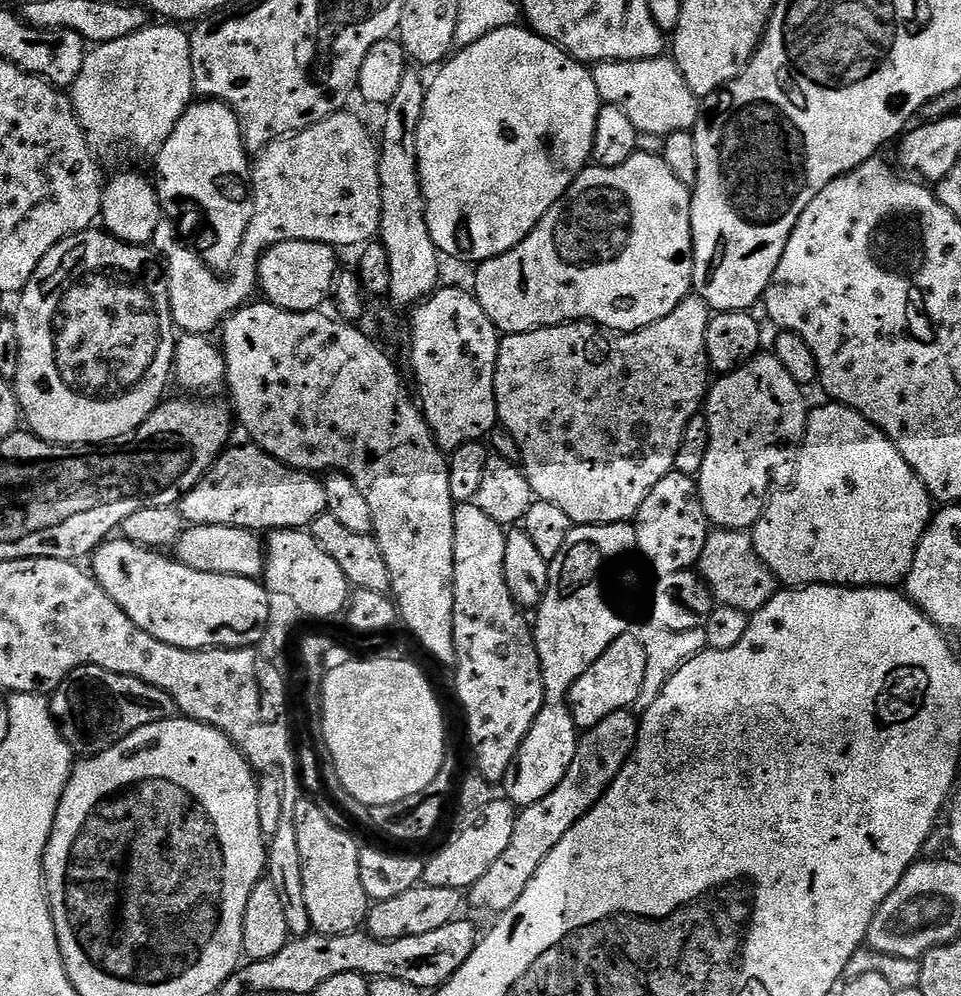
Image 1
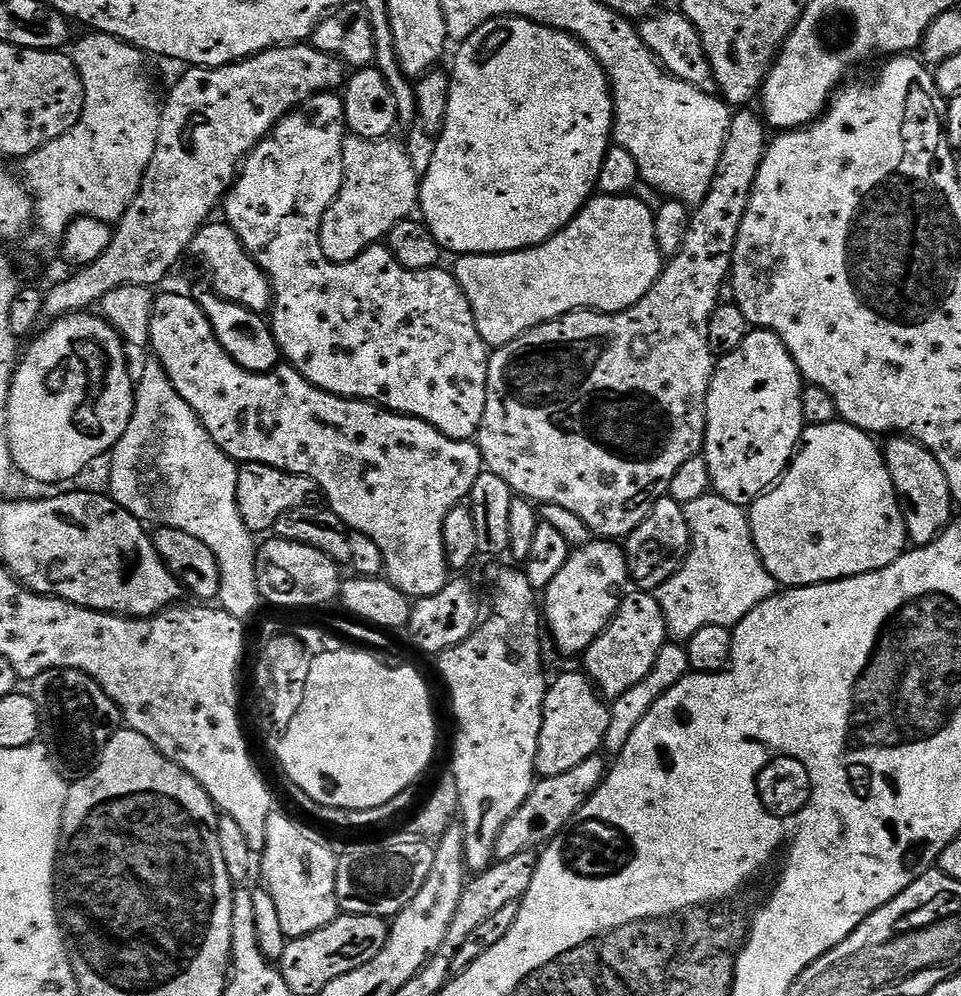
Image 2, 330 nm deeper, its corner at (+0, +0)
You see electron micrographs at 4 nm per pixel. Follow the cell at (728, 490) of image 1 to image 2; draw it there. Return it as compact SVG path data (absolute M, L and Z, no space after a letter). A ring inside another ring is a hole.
M749 331L746 342L730 354L715 361L708 401L706 402L706 434L702 453L710 466L711 491L717 496L747 509L759 496L773 488L788 470L806 427L802 418L802 394L806 381L801 376L790 350L773 332Z

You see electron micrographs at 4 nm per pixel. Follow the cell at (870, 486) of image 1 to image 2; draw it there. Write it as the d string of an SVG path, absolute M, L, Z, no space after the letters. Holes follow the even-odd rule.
M836 419L826 426L807 425L800 436L800 443L796 454L788 465L787 472L780 477L780 481L768 489L763 496L759 496L750 506L748 520L752 524L752 537L754 546L766 566L766 570L775 578L777 585L784 588L805 588L811 584L828 584L831 580L845 580L851 576L861 576L867 572L877 572L886 566L890 566L899 556L903 556L909 547L910 541L904 512L900 509L900 497L894 490L894 482L890 478L890 470L884 461L884 454L881 445L875 444L873 437L860 428L855 428L852 424L846 424L841 419Z

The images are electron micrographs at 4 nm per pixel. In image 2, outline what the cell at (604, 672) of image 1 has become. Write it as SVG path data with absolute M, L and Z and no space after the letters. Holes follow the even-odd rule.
M583 671L564 672L548 685L542 714L542 734L538 738L536 775L543 778L566 774L578 762L597 755L604 747L606 729L610 727L610 707L596 685Z

